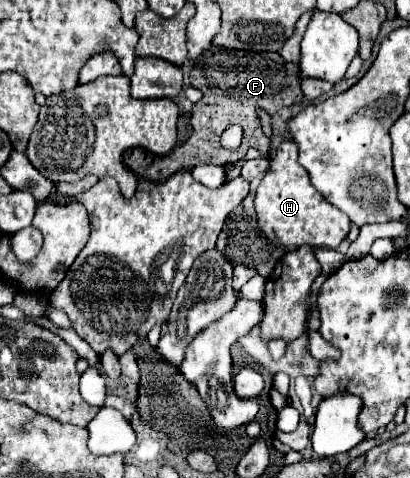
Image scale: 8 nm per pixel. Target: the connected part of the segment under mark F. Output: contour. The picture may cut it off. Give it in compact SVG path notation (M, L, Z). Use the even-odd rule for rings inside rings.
M210 46L210 50L202 54L200 62L196 62L192 76L190 76L190 84L204 92L204 98L196 102L192 110L190 138L182 146L174 148L168 156L152 158L148 166L146 166L146 150L140 150L140 148L128 150L124 162L142 178L146 178L148 174L150 180L160 182L182 168L192 170L194 166L200 166L200 164L222 166L226 162L236 162L244 158L244 154L250 148L258 148L262 156L268 156L270 140L260 130L260 120L256 116L256 110L264 108L268 110L268 114L274 114L282 106L304 102L298 64L286 62L278 52L250 52L250 50L228 50L220 46ZM230 124L238 124L244 130L244 138L236 154L228 154L220 146L220 134Z

